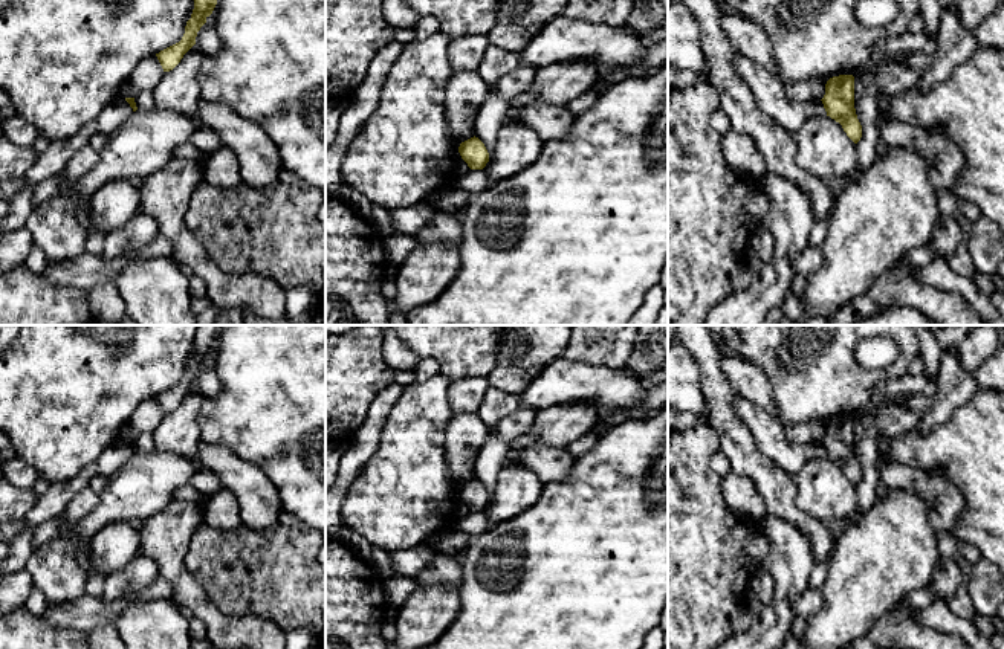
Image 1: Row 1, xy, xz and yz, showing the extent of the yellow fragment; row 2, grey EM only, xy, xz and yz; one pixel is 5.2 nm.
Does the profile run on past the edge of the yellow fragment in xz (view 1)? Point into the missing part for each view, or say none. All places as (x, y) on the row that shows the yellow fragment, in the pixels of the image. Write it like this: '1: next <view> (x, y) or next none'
1: next none

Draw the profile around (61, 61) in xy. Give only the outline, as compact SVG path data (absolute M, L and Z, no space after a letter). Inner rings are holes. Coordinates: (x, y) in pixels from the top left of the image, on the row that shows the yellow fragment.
M11 0L0 12L0 89L49 142L75 136L113 101L138 64L179 43L193 0Z

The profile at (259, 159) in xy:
M199 101L197 121L211 127L238 160L241 182L252 188L269 186L281 166L278 147L263 127L240 118L228 105Z

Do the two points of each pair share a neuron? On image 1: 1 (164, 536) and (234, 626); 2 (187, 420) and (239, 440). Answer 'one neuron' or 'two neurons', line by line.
1: one neuron
2: two neurons

